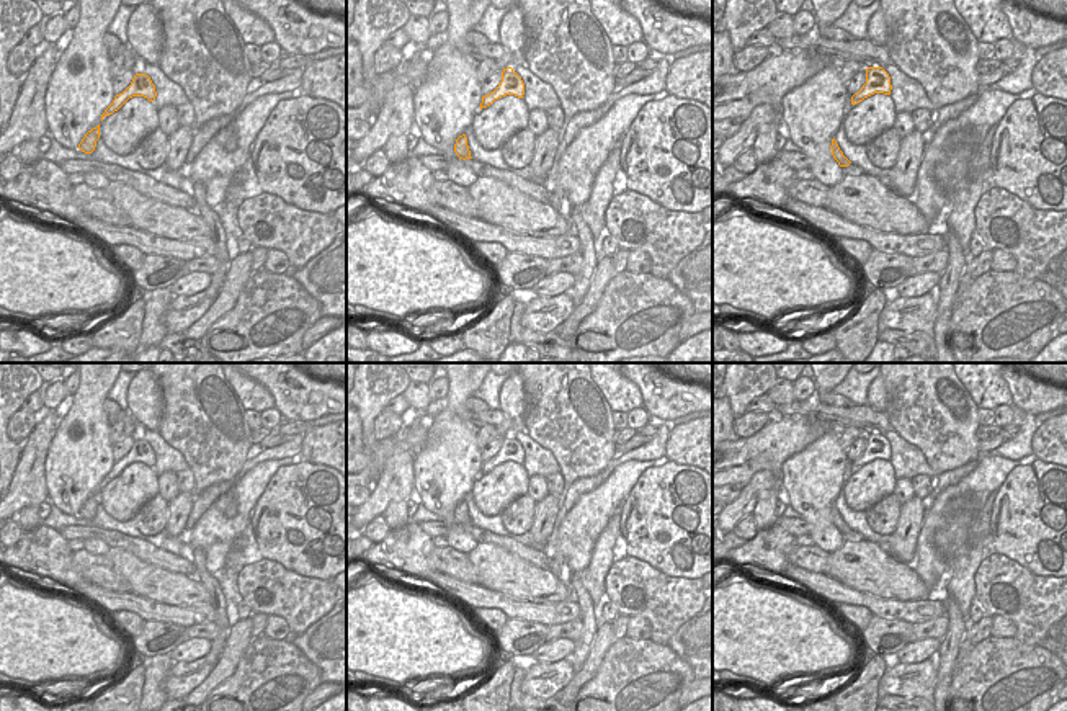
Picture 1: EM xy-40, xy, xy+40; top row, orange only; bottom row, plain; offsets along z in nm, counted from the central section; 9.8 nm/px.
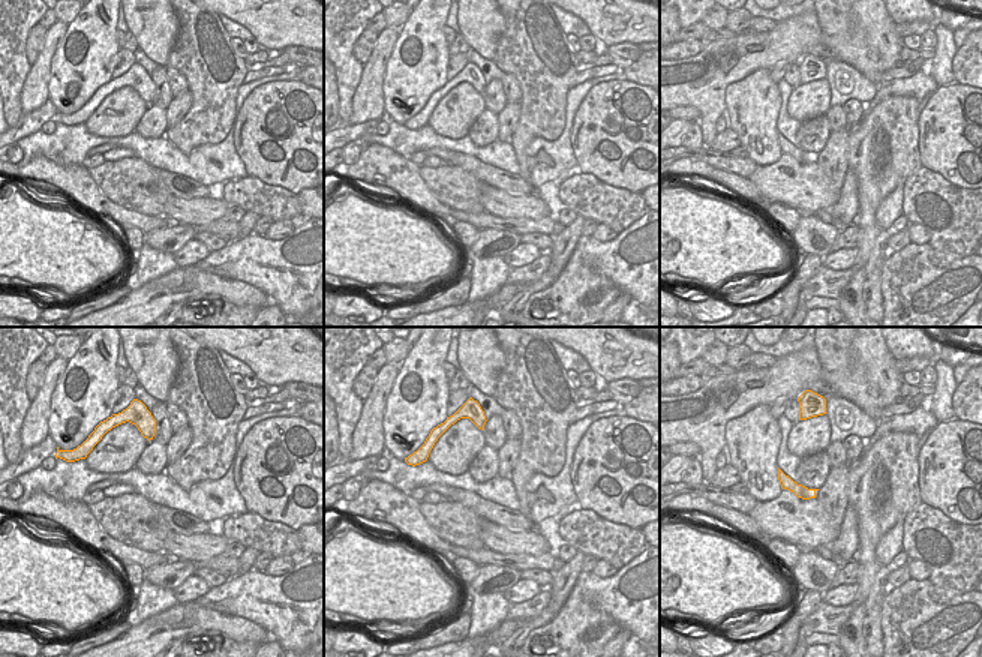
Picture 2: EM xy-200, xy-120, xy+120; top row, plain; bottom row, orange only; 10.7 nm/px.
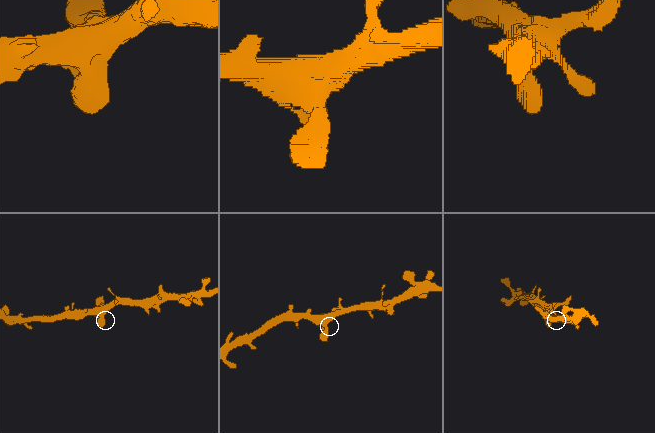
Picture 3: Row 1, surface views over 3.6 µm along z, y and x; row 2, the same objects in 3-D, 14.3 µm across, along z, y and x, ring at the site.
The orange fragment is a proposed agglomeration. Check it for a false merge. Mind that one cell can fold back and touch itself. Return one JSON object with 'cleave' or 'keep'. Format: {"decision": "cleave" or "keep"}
{"decision": "keep"}

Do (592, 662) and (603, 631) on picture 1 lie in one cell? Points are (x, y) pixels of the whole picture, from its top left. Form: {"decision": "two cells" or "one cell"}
{"decision": "one cell"}

